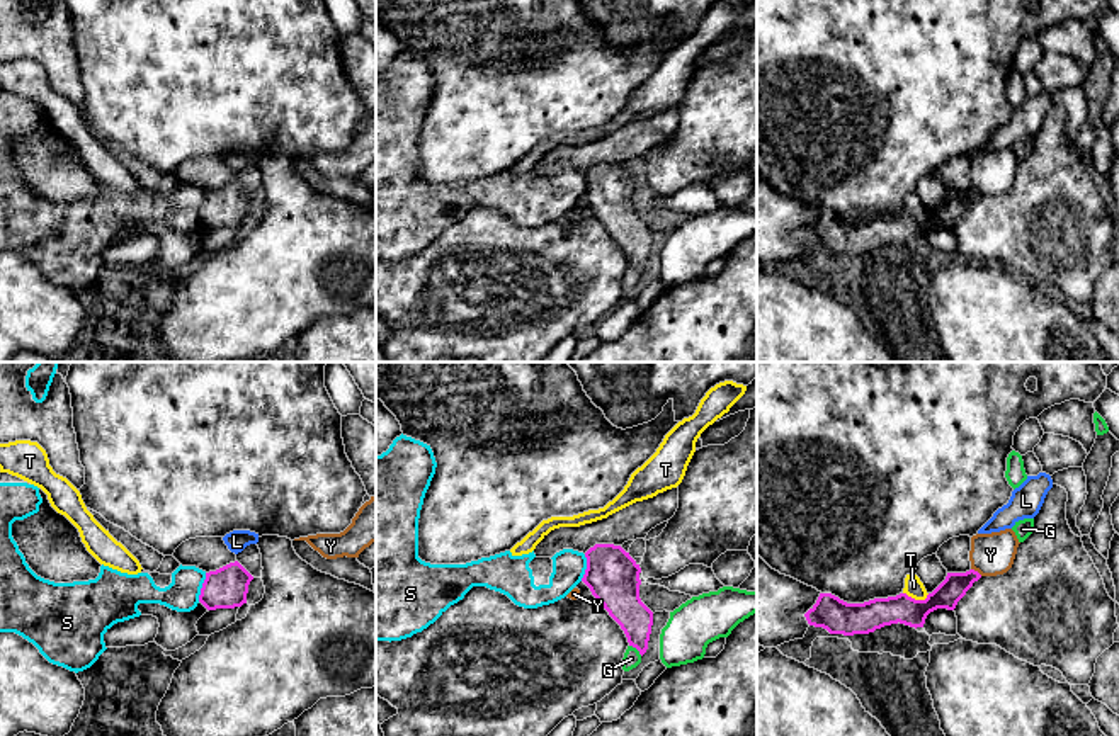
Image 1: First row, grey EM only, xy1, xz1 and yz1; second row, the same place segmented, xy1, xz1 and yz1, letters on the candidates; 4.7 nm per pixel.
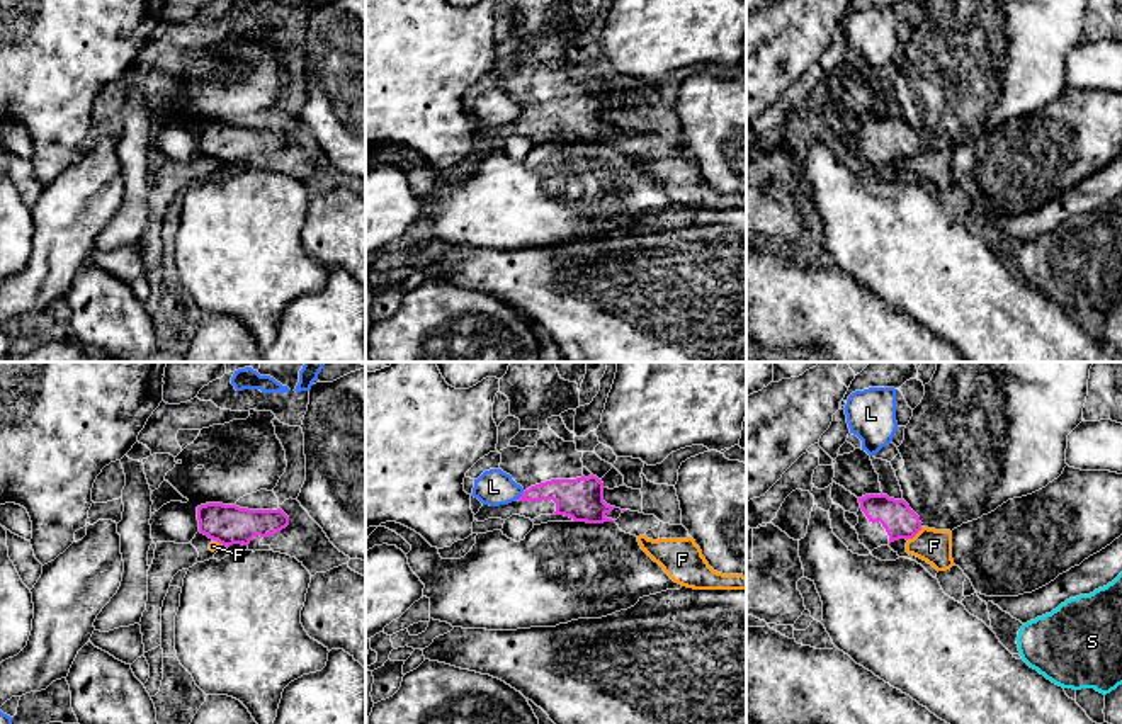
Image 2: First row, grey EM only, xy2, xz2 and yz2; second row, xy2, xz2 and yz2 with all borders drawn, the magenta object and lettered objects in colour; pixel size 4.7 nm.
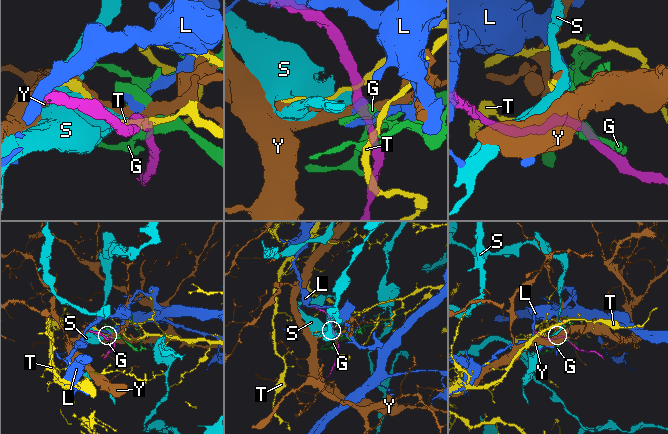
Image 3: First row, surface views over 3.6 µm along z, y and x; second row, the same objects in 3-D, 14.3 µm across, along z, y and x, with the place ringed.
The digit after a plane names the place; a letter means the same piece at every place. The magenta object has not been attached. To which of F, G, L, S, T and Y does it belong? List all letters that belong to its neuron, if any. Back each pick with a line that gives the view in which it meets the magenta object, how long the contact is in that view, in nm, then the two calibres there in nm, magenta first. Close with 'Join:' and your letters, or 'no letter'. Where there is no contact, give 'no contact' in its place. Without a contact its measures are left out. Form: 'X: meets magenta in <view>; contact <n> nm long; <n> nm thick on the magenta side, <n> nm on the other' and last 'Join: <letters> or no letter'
Join: no letter

